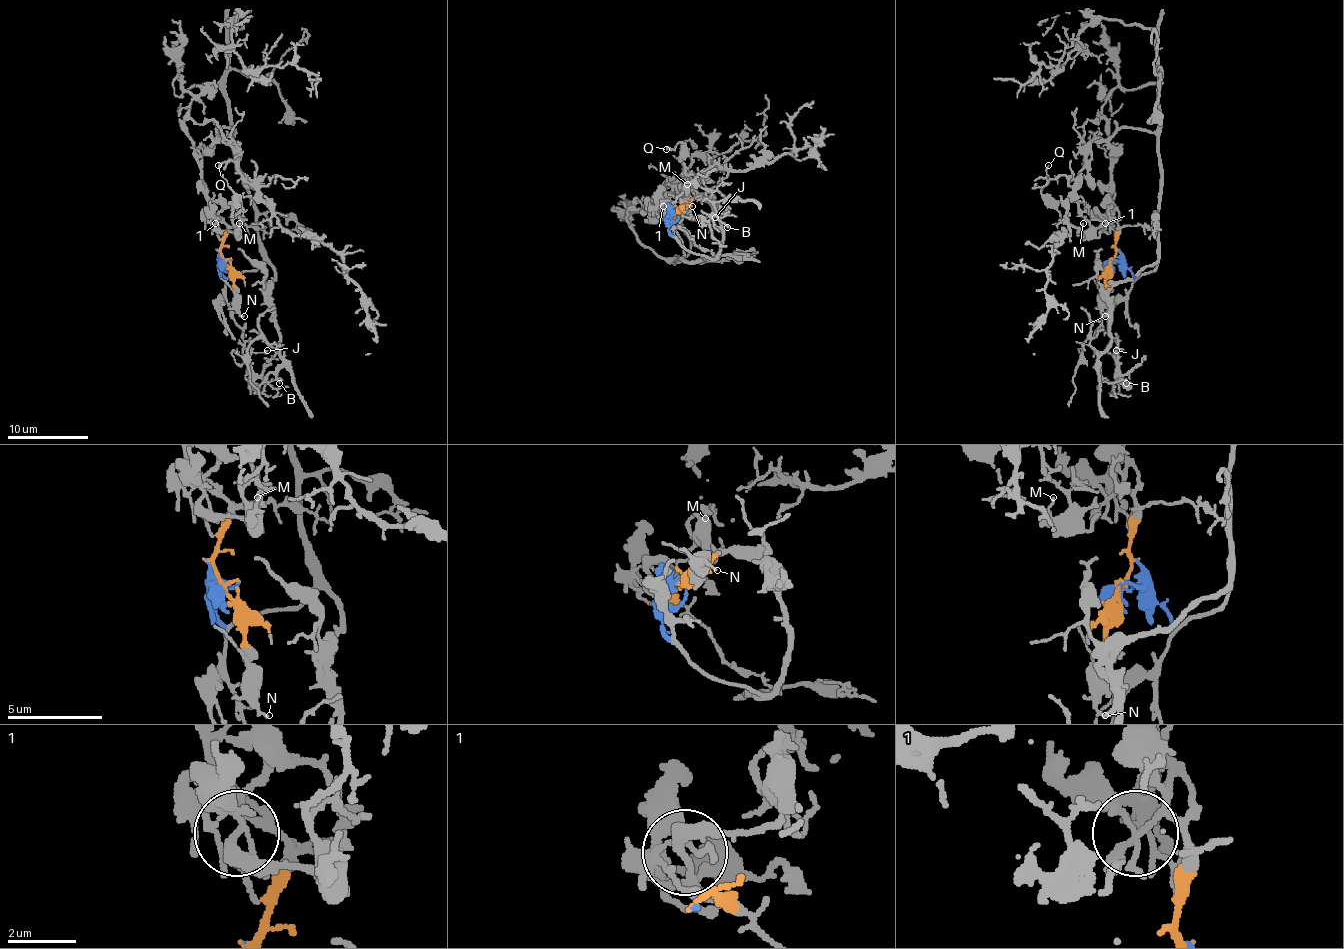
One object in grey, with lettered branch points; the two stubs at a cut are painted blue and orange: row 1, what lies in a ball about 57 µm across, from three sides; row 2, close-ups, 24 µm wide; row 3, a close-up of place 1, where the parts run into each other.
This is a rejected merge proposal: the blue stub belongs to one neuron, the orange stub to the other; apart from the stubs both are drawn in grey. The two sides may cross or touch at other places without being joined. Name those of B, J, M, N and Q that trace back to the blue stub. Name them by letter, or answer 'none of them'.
B, J

